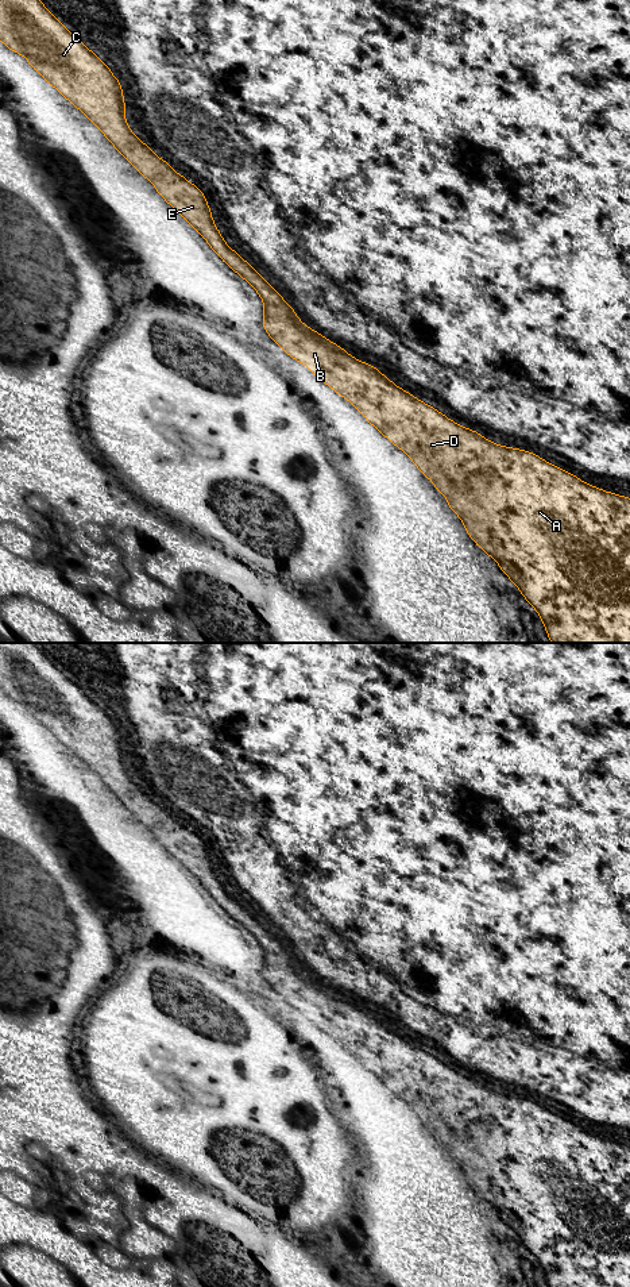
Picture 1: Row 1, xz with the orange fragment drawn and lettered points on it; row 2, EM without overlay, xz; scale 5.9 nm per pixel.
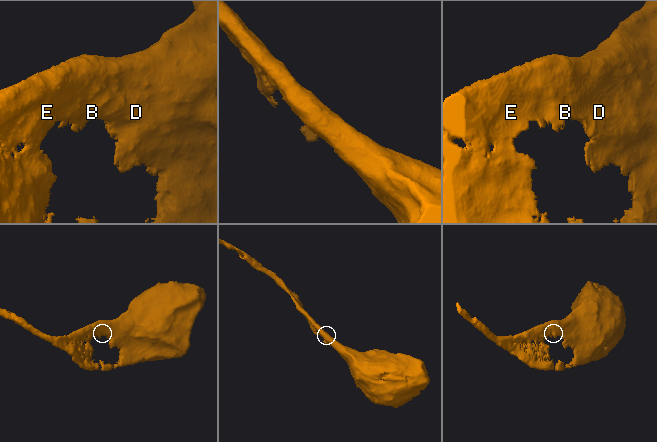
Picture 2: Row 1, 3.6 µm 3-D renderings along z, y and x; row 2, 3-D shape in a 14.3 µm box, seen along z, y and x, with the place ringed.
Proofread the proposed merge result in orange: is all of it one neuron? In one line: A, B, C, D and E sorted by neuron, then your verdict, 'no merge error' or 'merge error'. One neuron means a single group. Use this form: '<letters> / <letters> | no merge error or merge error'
A B C D E | no merge error

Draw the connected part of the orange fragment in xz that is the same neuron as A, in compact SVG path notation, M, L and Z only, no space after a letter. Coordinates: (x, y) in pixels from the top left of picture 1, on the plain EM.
M0 643L0 689L12 700L24 704L35 718L82 759L132 814L154 832L158 841L204 885L212 898L255 936L264 951L263 976L274 991L351 1049L370 1072L405 1099L420 1120L433 1129L436 1138L448 1147L449 1156L461 1167L469 1186L498 1210L502 1219L536 1256L549 1287L630 1287L630 1147L587 1133L533 1101L491 1091L476 1079L456 1072L437 1057L414 1047L375 1014L355 1007L344 997L298 968L295 959L283 949L281 941L227 894L214 875L205 843L132 782L124 766L125 751L119 728L35 643Z

